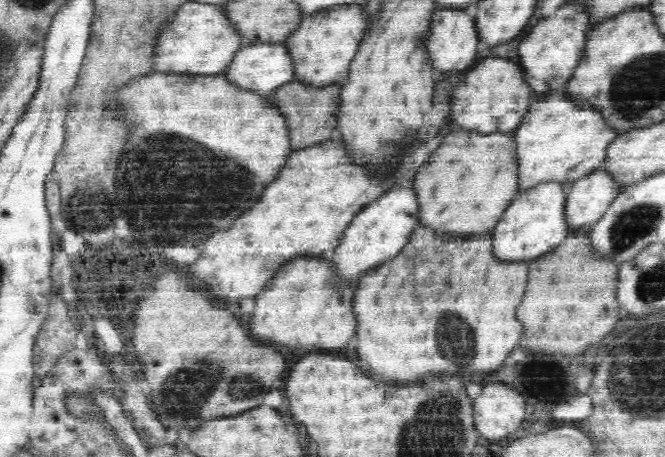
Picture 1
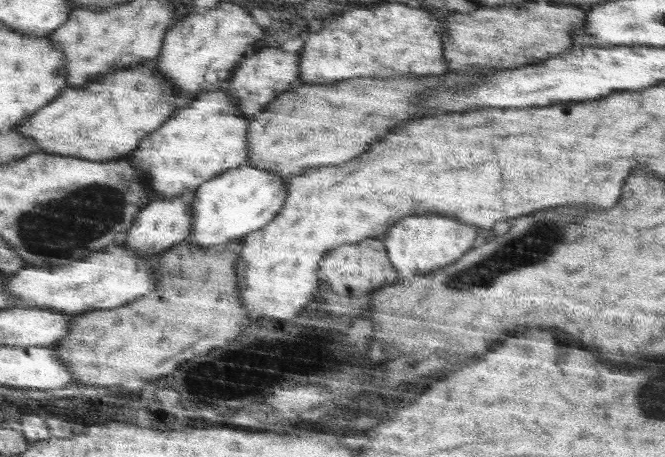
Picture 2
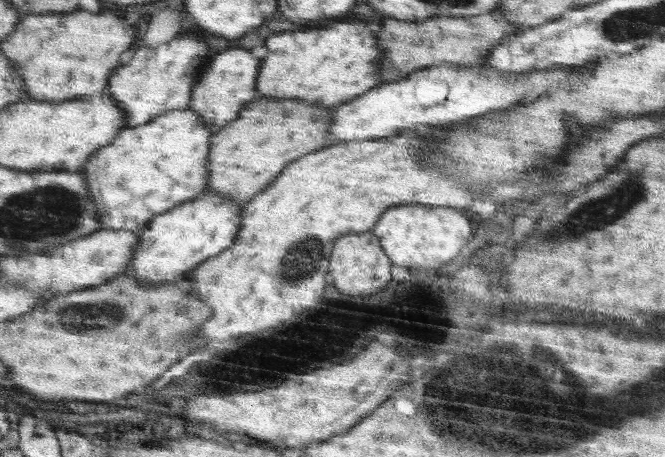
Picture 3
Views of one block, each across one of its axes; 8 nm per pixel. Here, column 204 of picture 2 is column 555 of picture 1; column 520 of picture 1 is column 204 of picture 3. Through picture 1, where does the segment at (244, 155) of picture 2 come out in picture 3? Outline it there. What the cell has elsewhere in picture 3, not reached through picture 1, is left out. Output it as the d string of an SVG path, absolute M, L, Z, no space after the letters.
M191 110L169 111L137 127L126 126L112 144L86 161L86 180L102 229L138 231L159 214L208 190L209 146L214 128Z

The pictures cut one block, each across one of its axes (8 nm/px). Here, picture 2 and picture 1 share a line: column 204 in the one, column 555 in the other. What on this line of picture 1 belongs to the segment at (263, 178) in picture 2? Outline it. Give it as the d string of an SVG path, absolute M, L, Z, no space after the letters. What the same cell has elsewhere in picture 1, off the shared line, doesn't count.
M548 183L519 192L491 232L491 256L507 264L530 262L562 243L571 232L563 218L567 187L568 184Z

